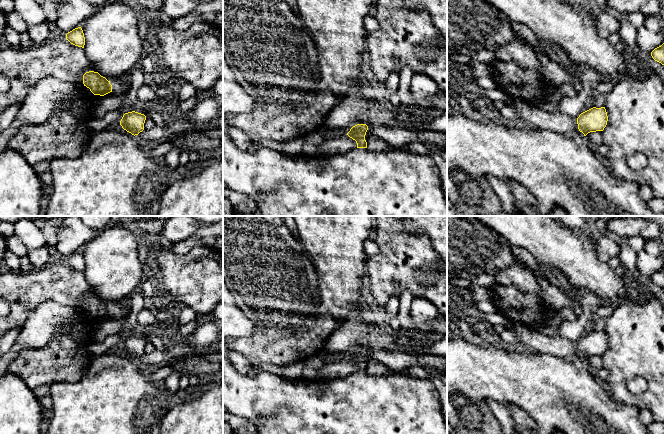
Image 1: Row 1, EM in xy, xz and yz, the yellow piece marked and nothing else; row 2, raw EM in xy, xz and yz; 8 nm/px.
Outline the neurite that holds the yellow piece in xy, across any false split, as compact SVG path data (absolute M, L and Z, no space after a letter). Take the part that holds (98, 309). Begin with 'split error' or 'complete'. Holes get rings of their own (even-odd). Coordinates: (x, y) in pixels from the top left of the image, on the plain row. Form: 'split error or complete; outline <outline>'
complete; outline M86 296L83 299L83 308L89 312L94 319L104 320L112 316L110 305L101 300L98 296Z

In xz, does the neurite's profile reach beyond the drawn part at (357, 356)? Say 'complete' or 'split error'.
split error

